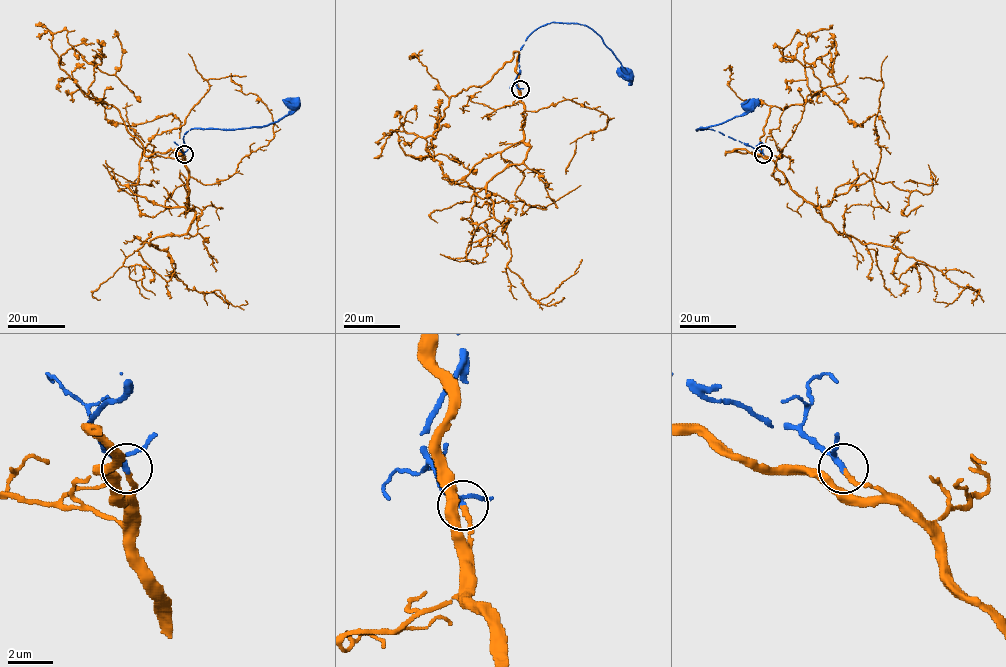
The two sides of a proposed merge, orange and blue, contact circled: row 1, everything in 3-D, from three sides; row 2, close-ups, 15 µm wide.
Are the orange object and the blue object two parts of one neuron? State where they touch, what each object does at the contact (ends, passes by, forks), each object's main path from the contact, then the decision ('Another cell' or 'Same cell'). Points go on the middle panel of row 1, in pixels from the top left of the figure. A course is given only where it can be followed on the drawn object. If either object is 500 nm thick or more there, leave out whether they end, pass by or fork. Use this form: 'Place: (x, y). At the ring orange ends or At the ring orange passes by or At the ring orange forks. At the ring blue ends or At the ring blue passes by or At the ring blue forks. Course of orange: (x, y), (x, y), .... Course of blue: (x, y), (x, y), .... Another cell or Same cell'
Place: (520, 89). At the ring orange ends. At the ring blue passes by. Course of orange: (520, 89), (516, 51), (480, 87), (452, 96), (432, 135), (396, 132), (408, 155), (459, 161), (451, 155). Course of blue: (520, 89), (515, 79), (520, 70), (520, 48), (534, 31), (551, 22), (577, 23), (592, 29), (626, 74). Same cell

